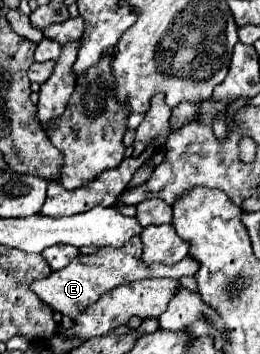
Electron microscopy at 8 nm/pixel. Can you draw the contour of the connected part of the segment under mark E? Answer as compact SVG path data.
M135 236L133 240L125 242L125 246L121 246L121 248L107 246L107 248L99 248L99 252L95 252L95 254L79 254L69 266L57 270L57 272L51 272L51 276L47 276L43 280L33 282L31 288L55 312L61 312L63 316L69 316L75 320L87 306L95 304L101 294L109 292L111 288L115 288L123 282L133 282L133 280L155 278L156 276L179 280L181 276L195 276L197 270L199 270L199 262L191 256L185 256L181 262L169 264L169 266L143 264L141 262L141 240L139 240L139 236Z

